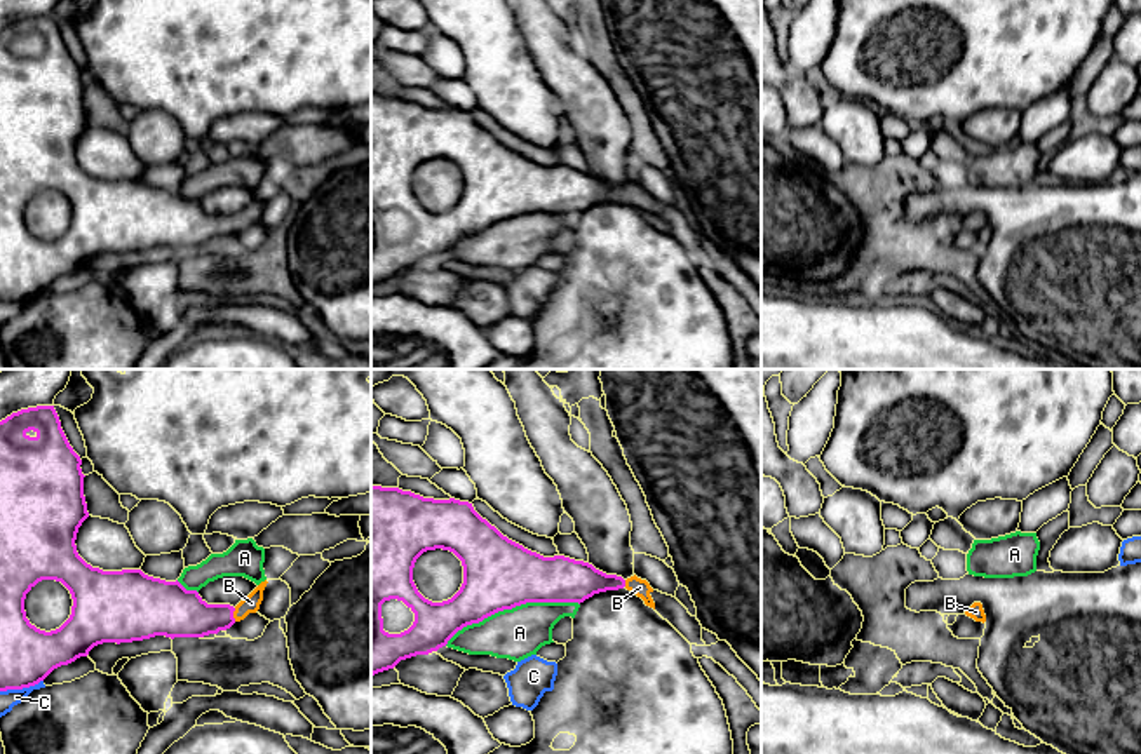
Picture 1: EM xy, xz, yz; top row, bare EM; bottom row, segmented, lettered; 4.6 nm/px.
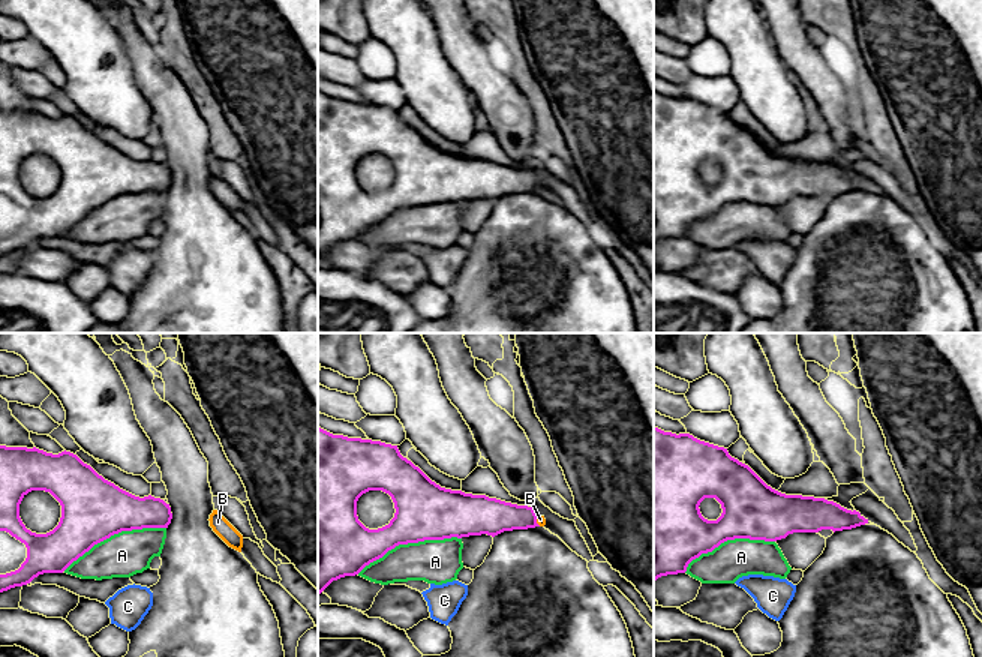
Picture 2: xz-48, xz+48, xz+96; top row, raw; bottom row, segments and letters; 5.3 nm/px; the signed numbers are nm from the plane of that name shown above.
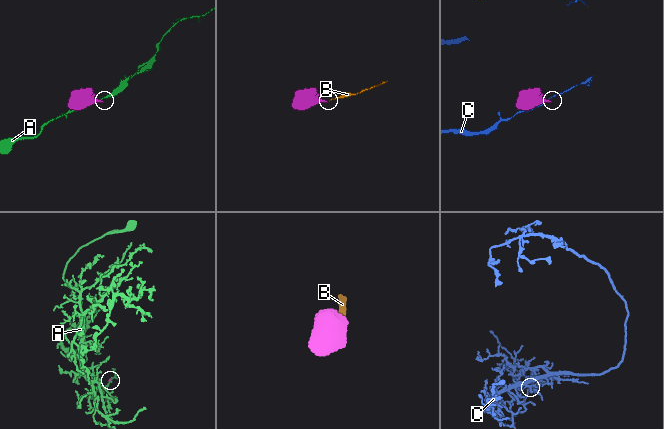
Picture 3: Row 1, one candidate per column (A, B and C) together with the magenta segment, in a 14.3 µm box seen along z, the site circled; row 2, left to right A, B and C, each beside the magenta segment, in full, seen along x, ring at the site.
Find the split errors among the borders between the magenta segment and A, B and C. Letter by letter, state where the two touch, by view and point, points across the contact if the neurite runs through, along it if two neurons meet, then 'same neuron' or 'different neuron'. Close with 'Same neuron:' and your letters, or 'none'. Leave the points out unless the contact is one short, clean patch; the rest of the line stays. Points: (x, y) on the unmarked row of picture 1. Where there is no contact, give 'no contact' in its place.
A: xz (511, 218) | different neuron
B: xy (232, 225) | across xy (178, 223), (232, 225), (251, 213) | same neuron
C: xy (21, 298) | different neuron
Same neuron: B

